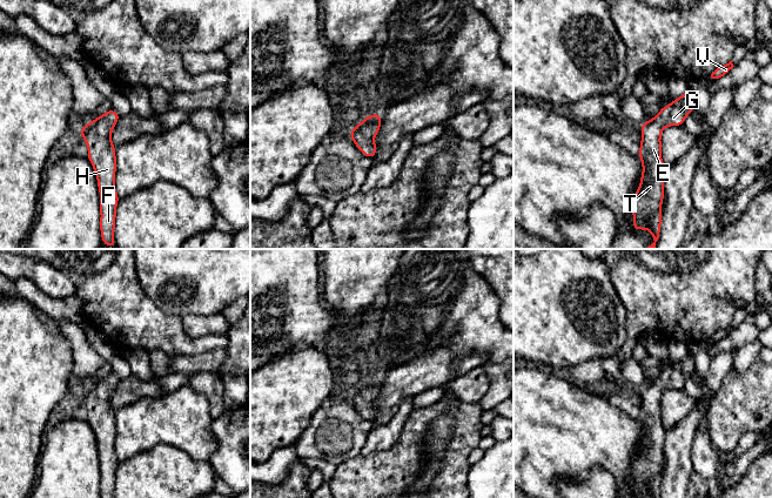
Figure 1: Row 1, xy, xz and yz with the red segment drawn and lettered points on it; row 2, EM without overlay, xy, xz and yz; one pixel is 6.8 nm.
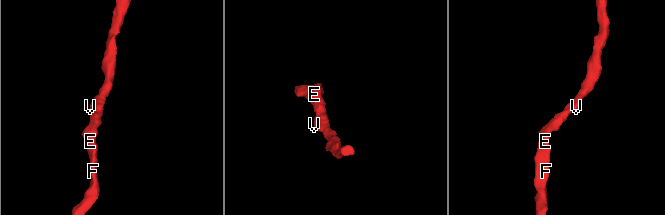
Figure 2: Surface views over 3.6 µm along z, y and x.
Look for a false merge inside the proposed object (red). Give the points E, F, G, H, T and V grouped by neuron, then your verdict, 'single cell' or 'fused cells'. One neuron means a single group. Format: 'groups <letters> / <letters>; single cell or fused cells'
groups E F G H T V; single cell

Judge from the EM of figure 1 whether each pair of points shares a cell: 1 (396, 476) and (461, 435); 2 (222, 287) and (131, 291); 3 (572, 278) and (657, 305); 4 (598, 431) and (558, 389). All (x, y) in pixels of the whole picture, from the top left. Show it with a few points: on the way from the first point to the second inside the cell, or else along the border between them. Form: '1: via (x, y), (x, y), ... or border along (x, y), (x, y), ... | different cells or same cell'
1: via (411, 449), (413, 432), (435, 410), (451, 409) | same cell
2: border along (134, 264), (136, 278), (143, 293), (162, 310) | different cells
3: border along (606, 267), (626, 318) | different cells
4: via (588, 421), (566, 399) | same cell

